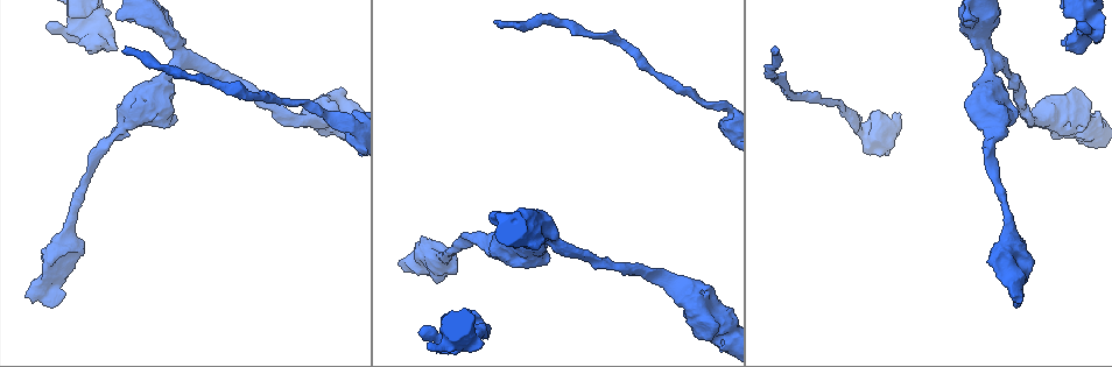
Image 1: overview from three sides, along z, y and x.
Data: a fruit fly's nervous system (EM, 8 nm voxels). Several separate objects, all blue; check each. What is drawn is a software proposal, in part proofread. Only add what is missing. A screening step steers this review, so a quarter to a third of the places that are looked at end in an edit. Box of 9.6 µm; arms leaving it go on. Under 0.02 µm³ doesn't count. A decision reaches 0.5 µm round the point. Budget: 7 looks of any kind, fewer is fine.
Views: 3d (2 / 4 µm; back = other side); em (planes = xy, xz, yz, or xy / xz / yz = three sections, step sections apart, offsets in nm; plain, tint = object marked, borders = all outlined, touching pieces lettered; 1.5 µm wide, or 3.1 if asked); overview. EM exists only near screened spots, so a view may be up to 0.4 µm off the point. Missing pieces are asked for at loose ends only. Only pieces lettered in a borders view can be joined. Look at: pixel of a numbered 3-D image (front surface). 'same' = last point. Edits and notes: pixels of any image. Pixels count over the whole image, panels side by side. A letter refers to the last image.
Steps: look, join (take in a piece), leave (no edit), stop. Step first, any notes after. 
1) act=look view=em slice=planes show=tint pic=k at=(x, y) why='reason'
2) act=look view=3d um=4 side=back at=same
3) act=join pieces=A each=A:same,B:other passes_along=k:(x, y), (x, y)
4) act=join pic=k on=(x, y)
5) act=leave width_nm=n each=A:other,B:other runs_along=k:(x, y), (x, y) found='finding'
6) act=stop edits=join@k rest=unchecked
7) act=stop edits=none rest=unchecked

act=look view=3d um=2 pic=1 at=(474, 314) why='thick end'

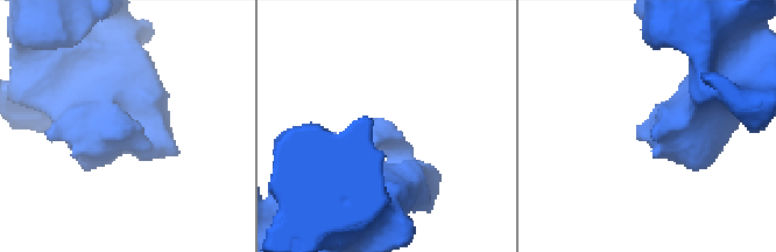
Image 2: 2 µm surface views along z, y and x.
act=look view=em slice=planes show=borders pic=2 at=(374, 134)

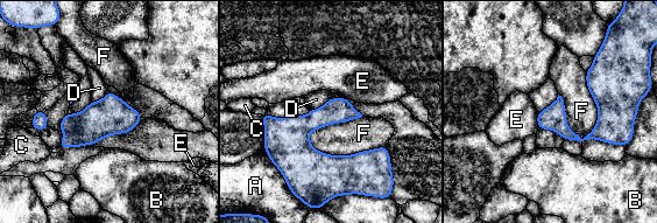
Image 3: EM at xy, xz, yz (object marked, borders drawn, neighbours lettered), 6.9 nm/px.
act=leave longest_contact=F:550nm each=A:other,B:other,C:other,D:other,E:other,F:other border=3:(330, 97), (320, 106), (311, 109) found='no lettered piece goes on from it'

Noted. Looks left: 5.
act=look view=3d um=2 pic=1 at=(124, 52) why='long arm stops here'

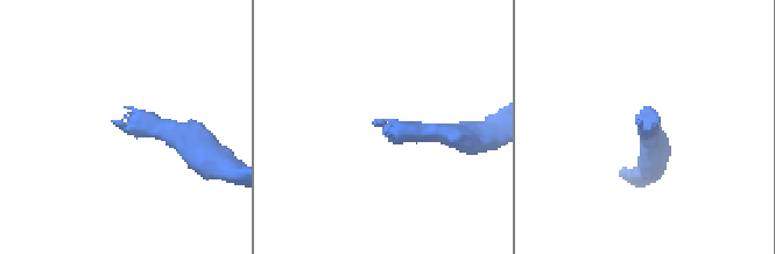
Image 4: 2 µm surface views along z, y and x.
act=look view=em slice=planes show=borders pic=4 at=(377, 126)

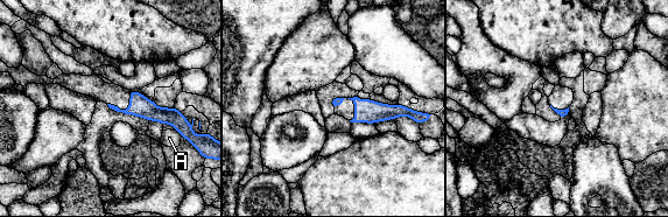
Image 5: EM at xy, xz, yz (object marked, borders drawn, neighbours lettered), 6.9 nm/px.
act=leave each=A:other border=5:(176, 130), (181, 137) found='no lettered piece goes on from it'

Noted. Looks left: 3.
act=look view=3d um=4 pic=1 at=(407, 267) why='thick end'

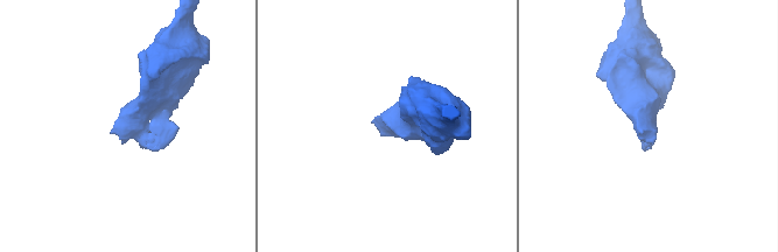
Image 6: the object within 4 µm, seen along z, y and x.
act=look view=em slice=xz step=8 show=tint pic=6 at=(650, 142) why='shape alone is not enough'

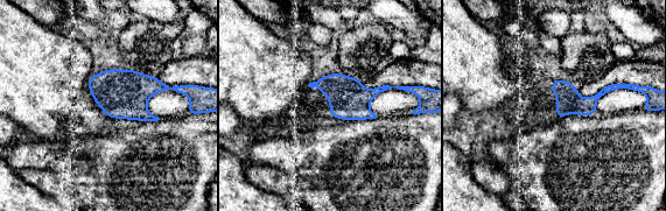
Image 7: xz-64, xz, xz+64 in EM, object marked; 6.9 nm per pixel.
act=look view=em slice=xz step=8 show=borders at=same why='what lies round it'

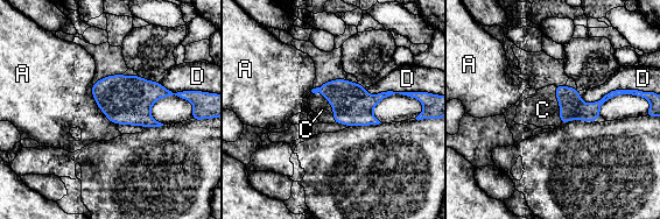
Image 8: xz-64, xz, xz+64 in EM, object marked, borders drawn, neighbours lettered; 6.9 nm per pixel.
act=join pieces=C each=A:other,C:same,D:other found='it goes on there'

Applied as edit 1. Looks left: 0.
act=stop edits=join@8 rest=unchecked

